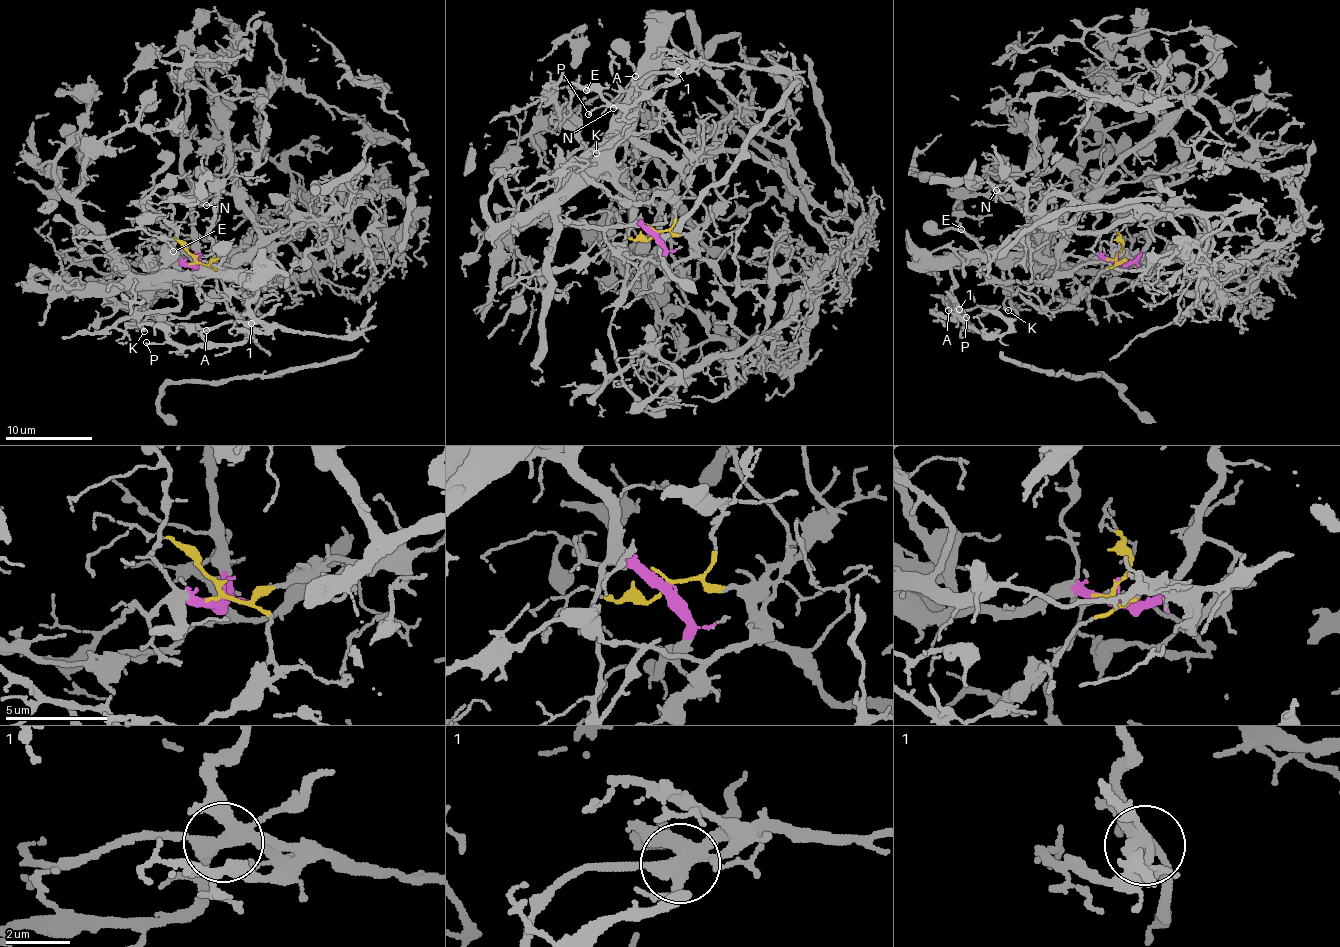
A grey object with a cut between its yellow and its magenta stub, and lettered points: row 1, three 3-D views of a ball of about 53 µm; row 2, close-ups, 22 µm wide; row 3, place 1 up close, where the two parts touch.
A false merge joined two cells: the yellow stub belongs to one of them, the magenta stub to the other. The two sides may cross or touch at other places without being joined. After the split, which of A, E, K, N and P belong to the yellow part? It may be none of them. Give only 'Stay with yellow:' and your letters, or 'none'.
Stay with yellow: none

